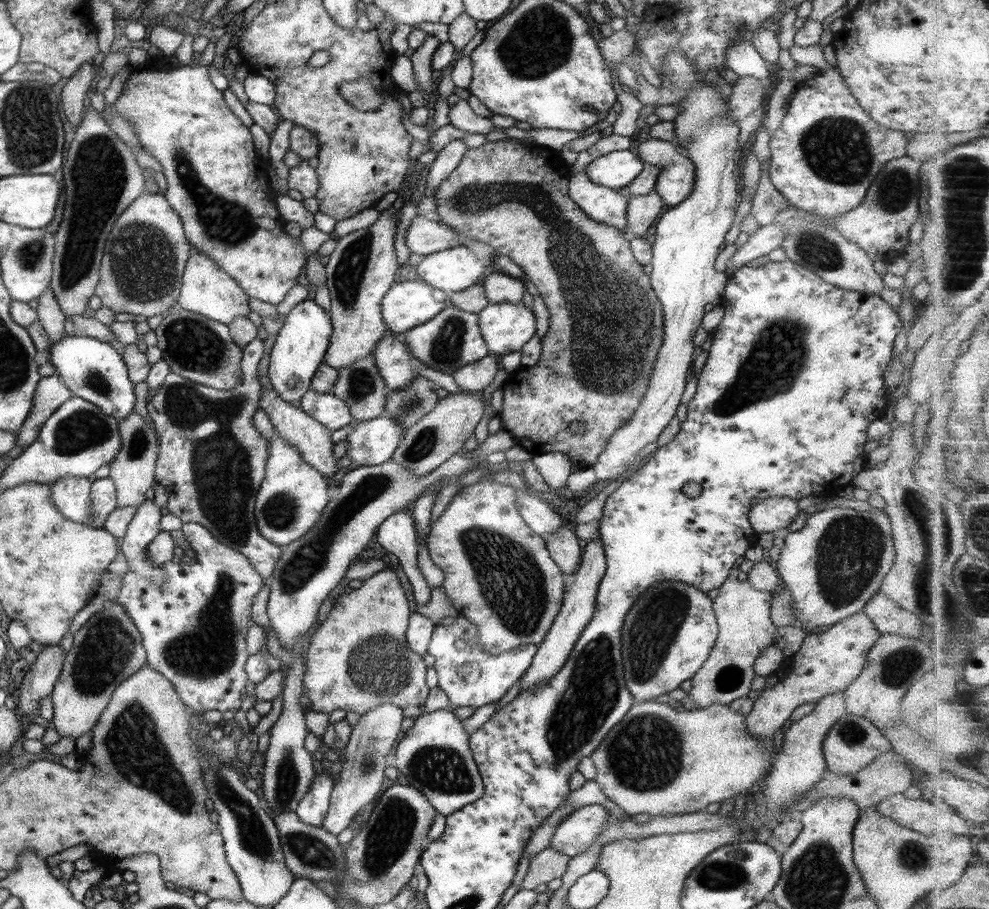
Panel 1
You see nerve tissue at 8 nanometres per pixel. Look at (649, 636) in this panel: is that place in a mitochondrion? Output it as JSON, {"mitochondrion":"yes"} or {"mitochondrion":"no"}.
{"mitochondrion":"yes"}

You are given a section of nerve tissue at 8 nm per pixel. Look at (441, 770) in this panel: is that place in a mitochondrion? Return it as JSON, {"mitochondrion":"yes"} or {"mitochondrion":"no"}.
{"mitochondrion":"yes"}

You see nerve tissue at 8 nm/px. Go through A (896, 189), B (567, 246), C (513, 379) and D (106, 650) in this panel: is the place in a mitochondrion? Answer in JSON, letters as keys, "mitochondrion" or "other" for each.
{"A":"mitochondrion","B":"mitochondrion","C":"other","D":"mitochondrion"}

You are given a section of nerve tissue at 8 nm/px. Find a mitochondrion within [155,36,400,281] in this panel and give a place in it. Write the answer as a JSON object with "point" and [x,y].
{"point":[227,223]}

